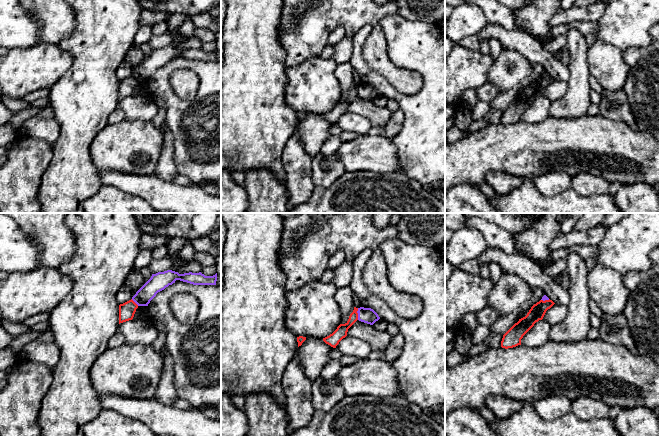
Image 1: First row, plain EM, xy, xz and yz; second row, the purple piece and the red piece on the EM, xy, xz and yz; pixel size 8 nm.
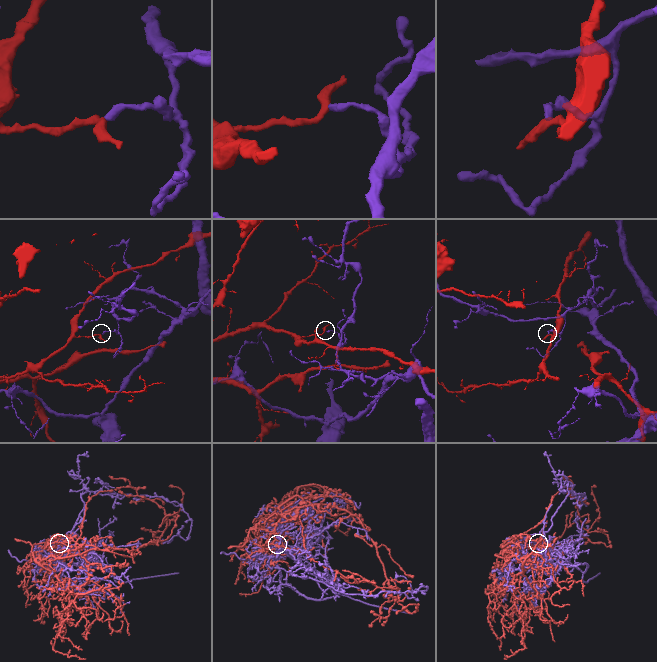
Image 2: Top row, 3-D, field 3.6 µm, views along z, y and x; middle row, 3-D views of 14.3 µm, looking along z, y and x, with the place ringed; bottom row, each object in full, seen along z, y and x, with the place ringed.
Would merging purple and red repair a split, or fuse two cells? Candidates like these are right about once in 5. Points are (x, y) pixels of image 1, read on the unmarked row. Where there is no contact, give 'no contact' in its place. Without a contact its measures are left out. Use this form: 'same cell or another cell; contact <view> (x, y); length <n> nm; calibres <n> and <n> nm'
another cell; contact xz (358, 90); length 100 nm; calibres 130 and 100 nm

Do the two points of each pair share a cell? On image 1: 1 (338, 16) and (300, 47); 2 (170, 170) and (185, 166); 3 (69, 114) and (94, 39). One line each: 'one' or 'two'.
1: one
2: two
3: one

